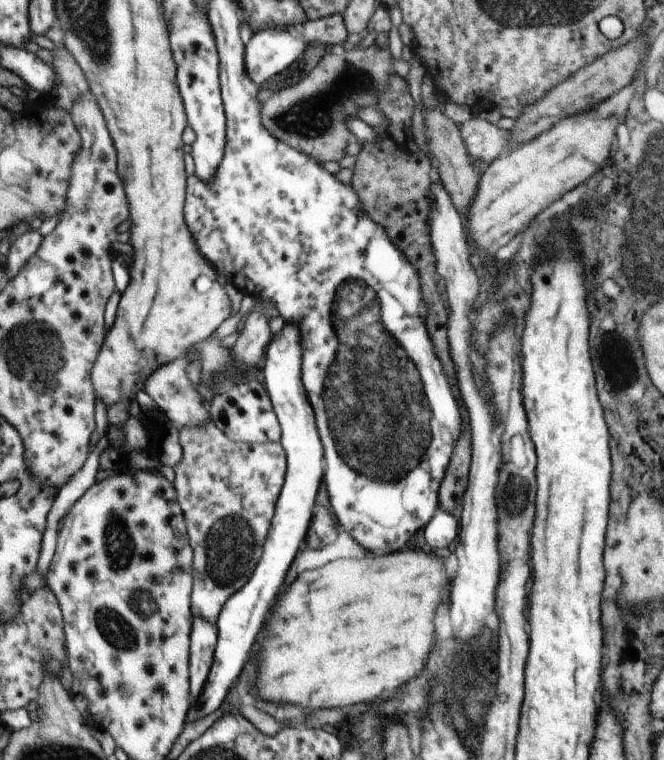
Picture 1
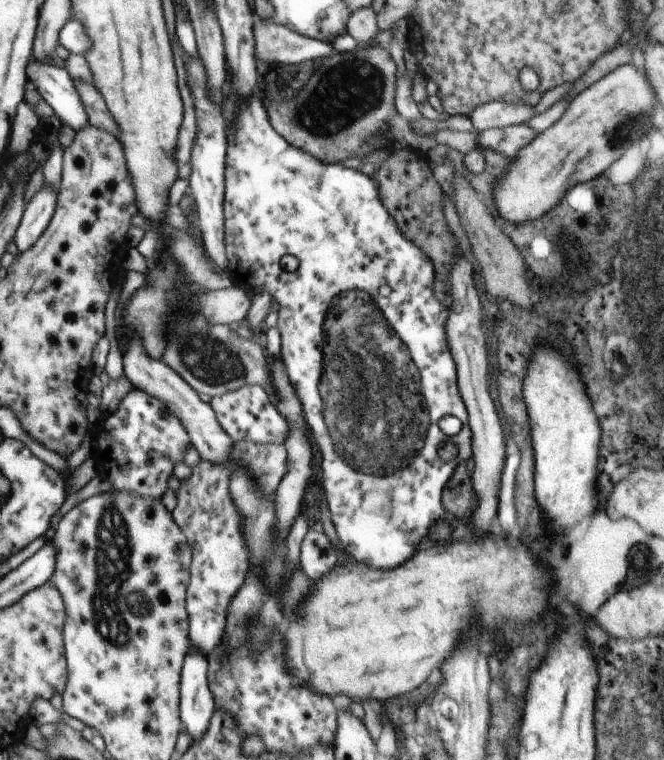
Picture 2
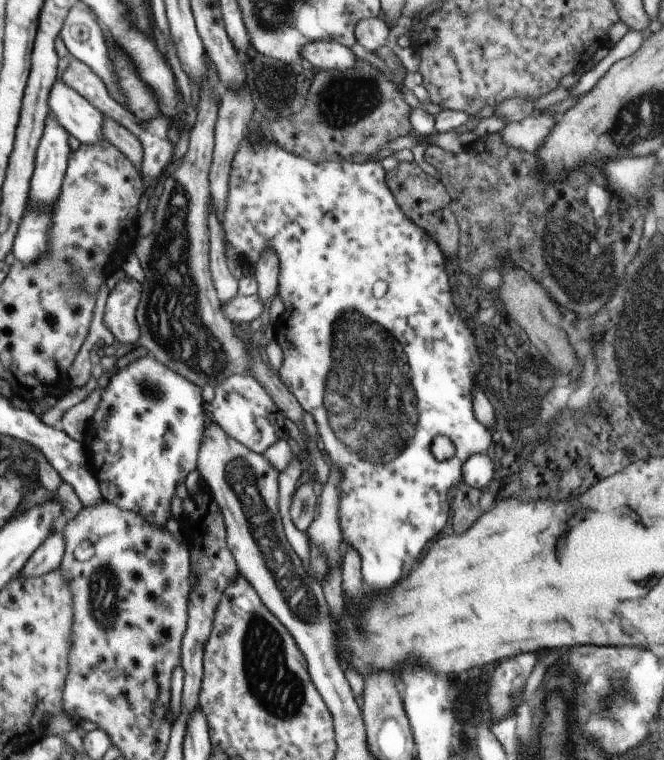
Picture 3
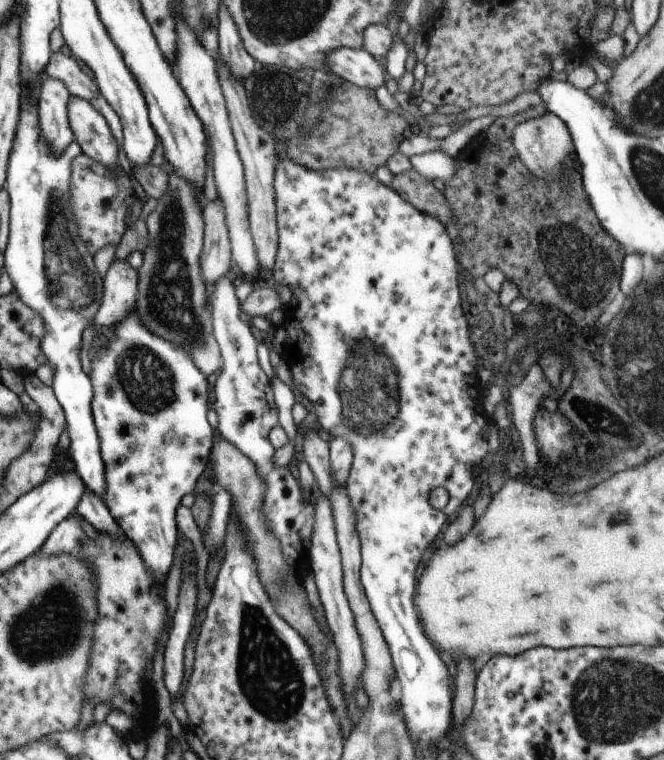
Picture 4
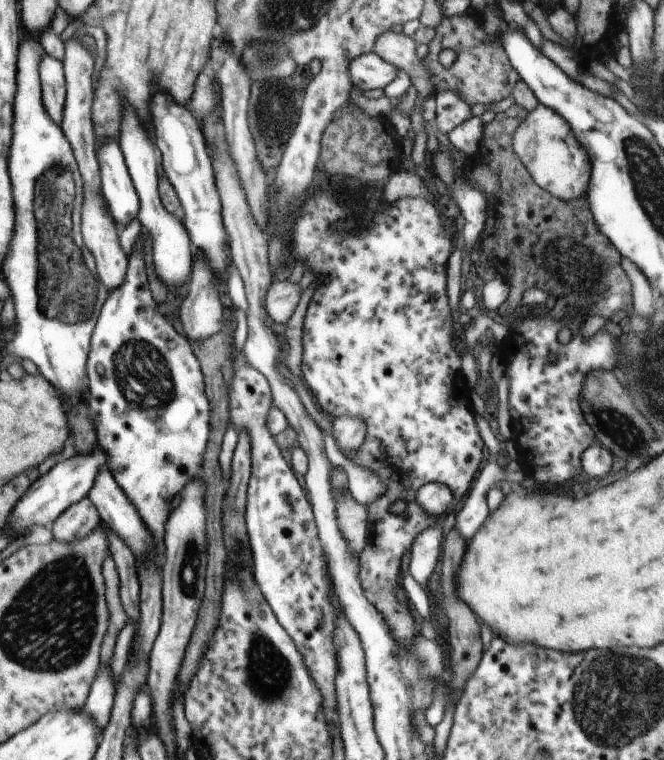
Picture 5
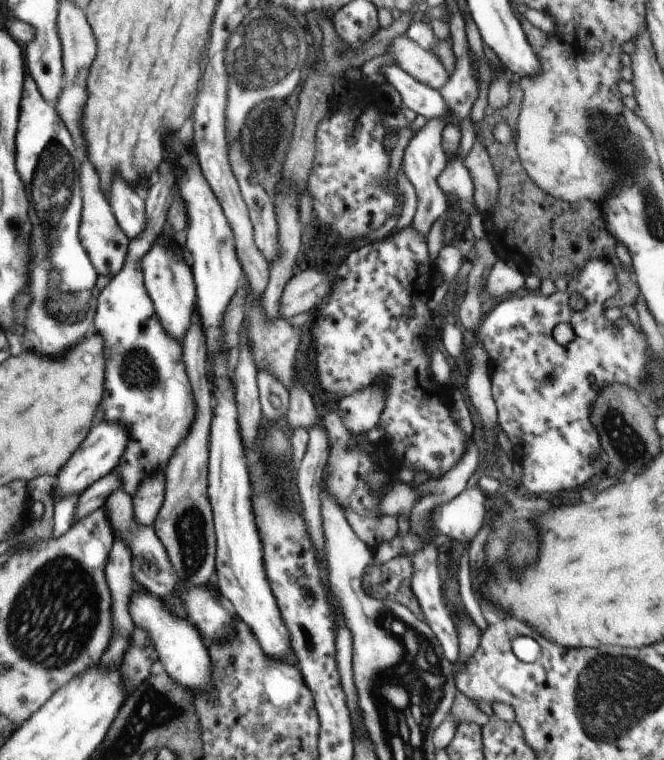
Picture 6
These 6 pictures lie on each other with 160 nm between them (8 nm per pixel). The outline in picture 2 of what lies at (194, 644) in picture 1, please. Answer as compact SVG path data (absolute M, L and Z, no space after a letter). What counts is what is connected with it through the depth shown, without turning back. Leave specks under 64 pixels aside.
M189 648L183 662L180 678L180 718L191 739L198 742L210 724L215 712L214 698L208 688L208 659L206 654Z

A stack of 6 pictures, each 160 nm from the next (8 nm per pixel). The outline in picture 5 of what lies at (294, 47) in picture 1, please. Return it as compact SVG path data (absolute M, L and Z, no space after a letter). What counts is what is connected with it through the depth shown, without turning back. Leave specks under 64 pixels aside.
M373 51L352 60L348 64L348 72L353 87L364 91L385 89L388 82L398 76L398 68L382 60Z

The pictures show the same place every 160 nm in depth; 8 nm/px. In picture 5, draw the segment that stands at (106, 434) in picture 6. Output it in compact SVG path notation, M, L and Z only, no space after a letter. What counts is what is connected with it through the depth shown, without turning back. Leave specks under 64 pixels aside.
M96 444L92 448L92 453L77 454L69 460L58 462L53 469L46 472L28 488L28 492L20 498L19 503L12 510L12 516L8 516L6 527L14 532L14 539L18 539L34 524L49 528L66 509L88 497L96 476L100 474L102 468L108 466L108 452L104 452L104 448L100 444Z

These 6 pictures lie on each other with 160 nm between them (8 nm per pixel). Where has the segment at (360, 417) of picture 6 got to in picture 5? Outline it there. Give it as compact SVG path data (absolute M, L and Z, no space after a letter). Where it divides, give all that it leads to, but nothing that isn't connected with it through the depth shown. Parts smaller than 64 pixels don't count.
M338 416L333 421L333 436L340 453L359 450L366 440L367 425L360 416Z

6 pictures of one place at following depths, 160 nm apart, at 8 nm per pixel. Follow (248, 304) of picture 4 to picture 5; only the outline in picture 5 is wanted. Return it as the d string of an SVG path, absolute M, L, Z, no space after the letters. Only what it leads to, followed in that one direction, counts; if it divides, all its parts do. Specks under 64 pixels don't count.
M289 280L272 282L266 297L265 308L274 323L287 324L301 299L302 290L299 283Z

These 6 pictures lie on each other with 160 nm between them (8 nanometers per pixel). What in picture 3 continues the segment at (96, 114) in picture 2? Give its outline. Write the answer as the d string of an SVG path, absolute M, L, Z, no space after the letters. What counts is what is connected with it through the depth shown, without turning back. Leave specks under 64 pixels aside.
M104 114L102 128L104 138L108 139L120 152L123 152L139 172L144 149L138 137L134 136L125 126Z

